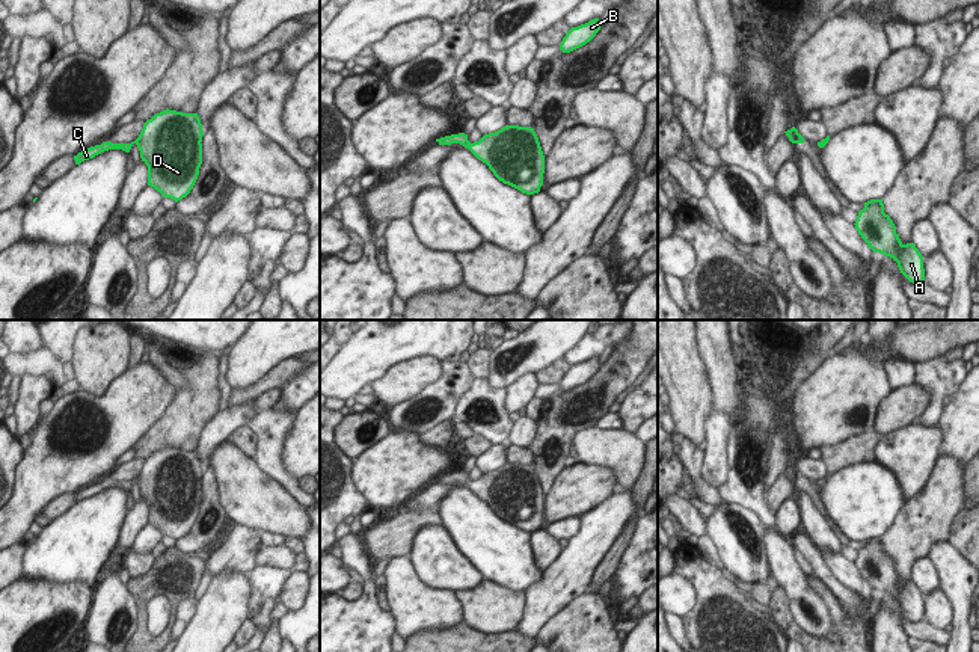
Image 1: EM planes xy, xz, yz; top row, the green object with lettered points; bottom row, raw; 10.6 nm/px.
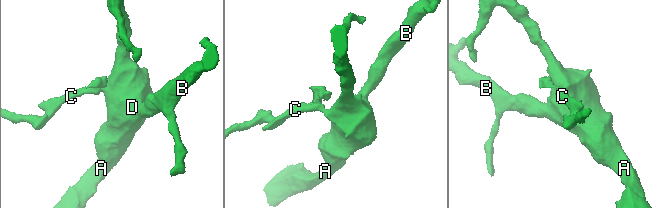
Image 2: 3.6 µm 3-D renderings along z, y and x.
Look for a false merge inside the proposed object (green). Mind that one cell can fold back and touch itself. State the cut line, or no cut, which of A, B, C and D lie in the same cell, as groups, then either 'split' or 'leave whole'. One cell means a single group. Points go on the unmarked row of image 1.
cut none; groups A B C D; leave whole

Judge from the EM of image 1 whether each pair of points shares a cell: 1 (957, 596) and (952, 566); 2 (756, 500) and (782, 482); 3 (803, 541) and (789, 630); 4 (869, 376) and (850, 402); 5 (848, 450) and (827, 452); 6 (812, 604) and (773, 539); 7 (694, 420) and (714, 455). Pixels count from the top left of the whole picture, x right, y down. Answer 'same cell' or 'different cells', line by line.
1: same cell
2: different cells
3: different cells
4: same cell
5: same cell
6: same cell
7: different cells

